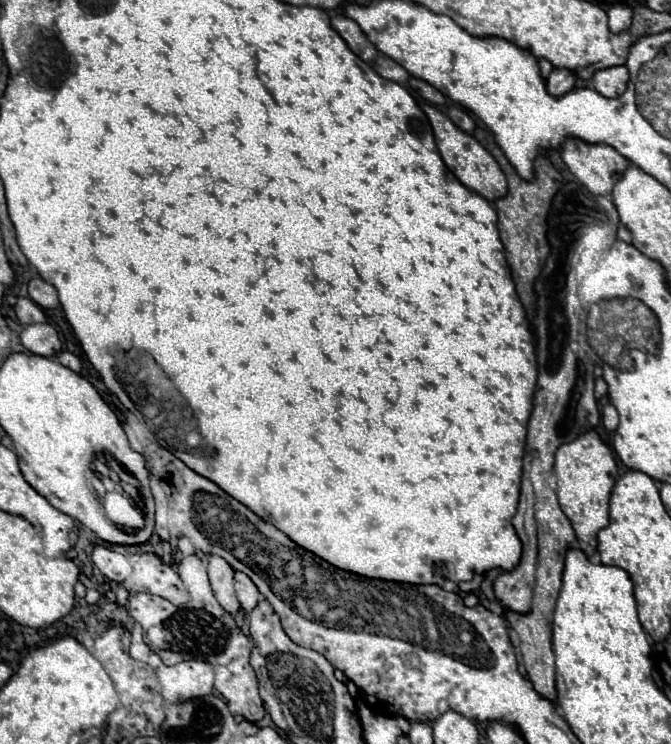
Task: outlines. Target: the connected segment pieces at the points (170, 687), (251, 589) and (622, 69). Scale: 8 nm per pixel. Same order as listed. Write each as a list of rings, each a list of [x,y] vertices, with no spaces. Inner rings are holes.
[[[150,650],[148,656],[142,656],[140,660],[152,660],[148,662],[152,668],[156,668],[156,676],[162,684],[162,696],[166,702],[174,700],[190,700],[194,696],[206,696],[214,688],[214,670],[204,660],[184,660],[176,666],[166,666],[160,656]]]
[[[236,572],[234,588],[236,588],[236,596],[238,596],[238,602],[240,602],[240,606],[244,608],[244,612],[254,610],[256,604],[258,604],[258,598],[260,598],[260,592],[258,592],[258,588],[254,586],[254,582],[252,582],[246,574]]]
[[[614,66],[606,70],[598,70],[592,78],[594,90],[598,90],[606,98],[618,98],[628,84],[628,68],[626,66]]]

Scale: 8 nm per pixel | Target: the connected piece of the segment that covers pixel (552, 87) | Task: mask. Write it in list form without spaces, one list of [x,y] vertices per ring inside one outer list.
[[[552,70],[552,74],[550,74],[548,80],[546,80],[548,92],[550,92],[552,96],[556,96],[556,98],[560,98],[560,96],[564,96],[566,92],[574,90],[574,86],[576,86],[576,76],[574,76],[574,72],[570,72],[570,70]]]

